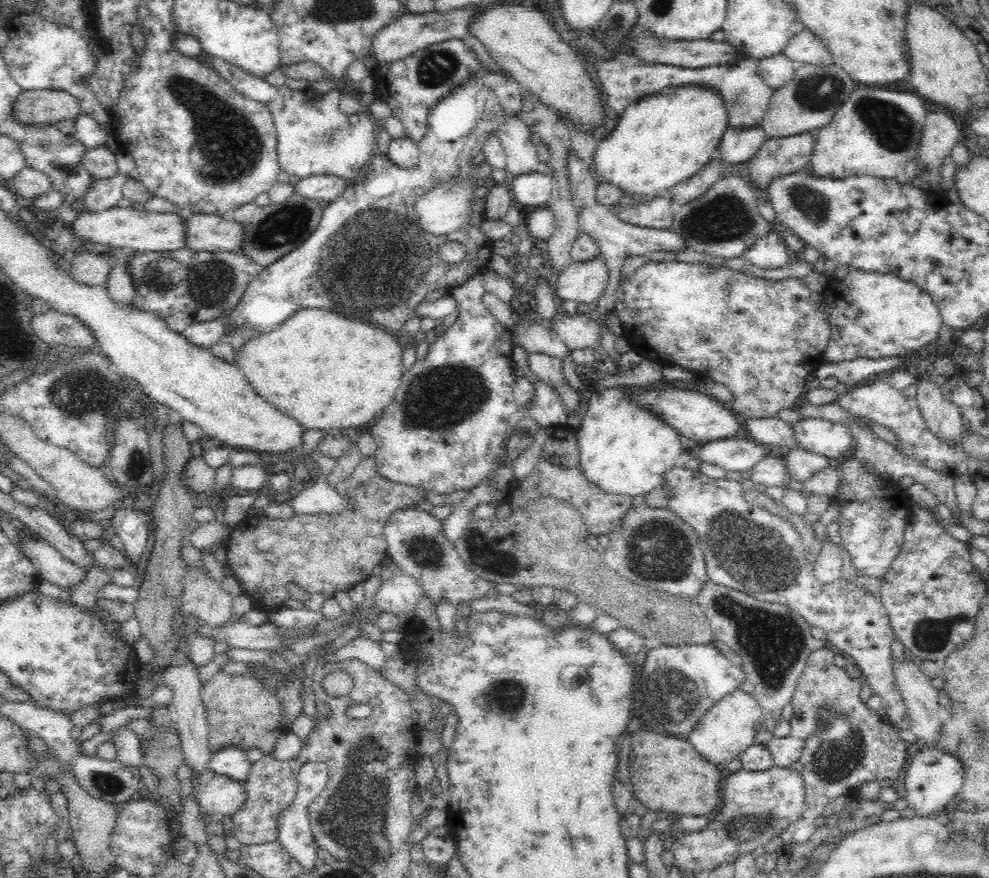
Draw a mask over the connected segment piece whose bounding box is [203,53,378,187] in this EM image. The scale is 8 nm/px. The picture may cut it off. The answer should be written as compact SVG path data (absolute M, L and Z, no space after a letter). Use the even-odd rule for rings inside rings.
M203 53L207 62L236 92L262 102L270 109L276 129L278 162L282 171L288 173L288 184L296 186L310 176L338 176L344 181L357 181L376 152L378 126L365 110L356 114L344 114L339 109L340 92L331 88L319 91L314 98L304 91L287 85L272 86L263 77L256 77L239 66L220 57Z

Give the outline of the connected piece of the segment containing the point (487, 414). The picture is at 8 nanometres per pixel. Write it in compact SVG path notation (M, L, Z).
M475 274L450 289L451 296L459 304L460 316L452 322L452 326L448 326L448 330L435 338L426 356L405 371L392 404L386 406L369 431L377 446L378 475L438 494L471 489L489 476L502 451L508 418L519 408L513 395L517 376L512 360L512 348L515 346L512 332L498 323L486 309L482 274Z

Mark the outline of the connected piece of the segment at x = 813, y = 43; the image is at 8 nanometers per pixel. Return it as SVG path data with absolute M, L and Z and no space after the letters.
M806 28L788 41L783 53L797 65L814 64L825 67L833 62L824 41Z

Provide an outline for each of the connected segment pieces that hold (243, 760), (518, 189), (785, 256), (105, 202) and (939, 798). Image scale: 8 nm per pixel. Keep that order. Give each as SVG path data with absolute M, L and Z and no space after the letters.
M236 747L222 748L215 752L206 768L218 775L226 775L236 782L244 783L250 772L251 762L246 751Z
M528 172L515 176L512 190L516 205L543 207L550 201L553 179L550 175Z
M779 229L760 238L743 256L750 260L752 266L762 269L780 268L793 258L785 240L779 234Z
M125 176L117 178L95 179L95 184L89 189L84 198L84 208L89 212L104 212L115 208L123 198L122 189L125 184Z
M922 748L906 761L904 788L908 808L918 811L918 816L941 816L953 798L961 792L964 782L964 767L960 757L938 748Z

